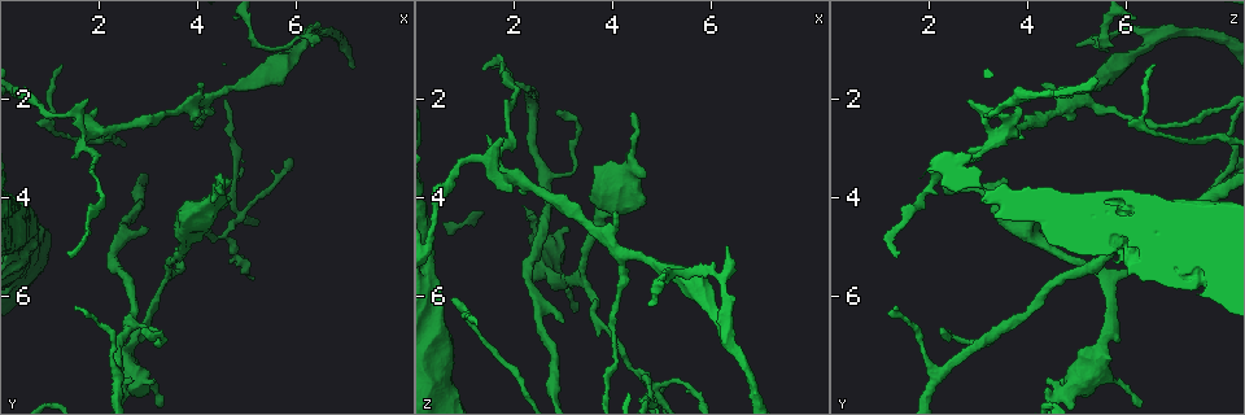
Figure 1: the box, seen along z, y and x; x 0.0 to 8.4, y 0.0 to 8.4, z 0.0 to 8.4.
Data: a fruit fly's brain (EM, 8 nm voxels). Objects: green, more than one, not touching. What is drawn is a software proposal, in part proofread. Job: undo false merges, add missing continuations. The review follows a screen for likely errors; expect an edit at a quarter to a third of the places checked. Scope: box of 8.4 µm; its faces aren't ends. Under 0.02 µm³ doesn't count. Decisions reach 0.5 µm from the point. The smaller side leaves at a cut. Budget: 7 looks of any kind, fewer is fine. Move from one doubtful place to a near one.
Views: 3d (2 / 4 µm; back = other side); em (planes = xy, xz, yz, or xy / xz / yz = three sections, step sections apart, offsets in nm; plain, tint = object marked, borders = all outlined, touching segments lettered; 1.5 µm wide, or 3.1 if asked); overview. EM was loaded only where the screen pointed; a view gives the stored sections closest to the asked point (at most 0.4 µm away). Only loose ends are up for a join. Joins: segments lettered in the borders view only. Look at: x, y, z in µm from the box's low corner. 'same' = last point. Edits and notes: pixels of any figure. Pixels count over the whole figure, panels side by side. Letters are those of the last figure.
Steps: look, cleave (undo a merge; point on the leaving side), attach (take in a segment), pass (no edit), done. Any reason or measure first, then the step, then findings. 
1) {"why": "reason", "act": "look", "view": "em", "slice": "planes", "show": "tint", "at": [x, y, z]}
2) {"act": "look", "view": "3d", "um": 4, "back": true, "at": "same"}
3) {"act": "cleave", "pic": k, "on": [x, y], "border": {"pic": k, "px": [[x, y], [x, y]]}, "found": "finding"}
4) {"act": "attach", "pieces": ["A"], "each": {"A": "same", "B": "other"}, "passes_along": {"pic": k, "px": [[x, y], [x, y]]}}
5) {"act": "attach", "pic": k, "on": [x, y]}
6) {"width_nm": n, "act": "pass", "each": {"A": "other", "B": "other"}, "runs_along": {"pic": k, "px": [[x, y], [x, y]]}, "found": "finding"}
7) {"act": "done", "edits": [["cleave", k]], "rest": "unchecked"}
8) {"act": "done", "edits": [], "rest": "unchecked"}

{"why": "thick turns thin", "act": "look", "view": "em", "slice": "planes", "show": "plain", "at": [4.35, 3.85, 3.25]}

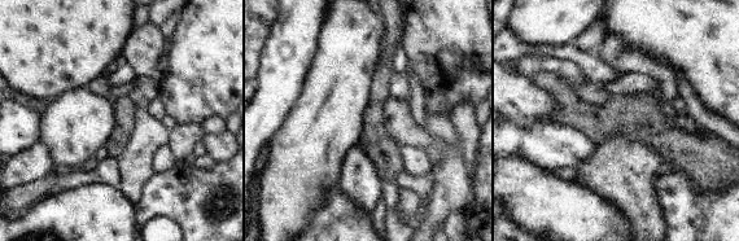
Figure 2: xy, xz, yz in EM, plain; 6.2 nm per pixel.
{"act": "look", "view": "em", "slice": "planes", "show": "tint", "at": "same"}

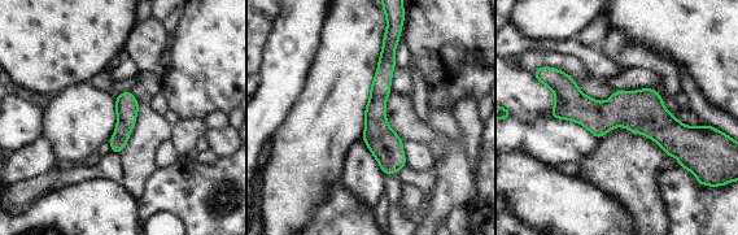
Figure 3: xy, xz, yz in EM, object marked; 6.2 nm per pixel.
{"act": "look", "view": "em", "slice": "planes", "show": "borders", "at": "same"}

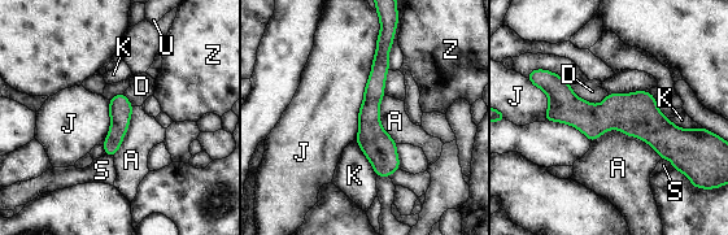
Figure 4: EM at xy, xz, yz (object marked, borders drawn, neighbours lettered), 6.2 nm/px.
{"longest_contact_nm": ["J", 700], "act": "pass", "each": {"A": "other", "D": "other", "J": "other", "K": "other", "S": "other", "U": "other", "Z": "other"}, "border": {"pic": 4, "px": [[380, 30], [354, 138]]}, "found": "one neuron here"}

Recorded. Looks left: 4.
{"why": "thin neck", "act": "look", "view": "em", "slice": "xz", "step": 8, "show": "tint", "at": [3.30, 2.30, 4.35]}

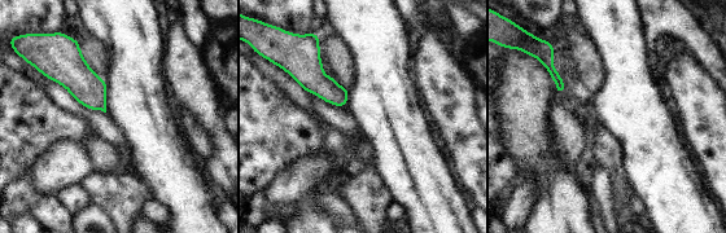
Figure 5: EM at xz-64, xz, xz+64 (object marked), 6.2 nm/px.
{"act": "look", "view": "em", "slice": "planes", "show": "tint", "at": "same"}

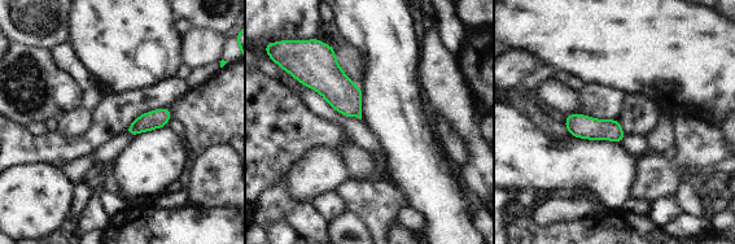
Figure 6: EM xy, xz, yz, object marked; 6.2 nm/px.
{"act": "look", "view": "em", "slice": "planes", "show": "borders", "at": "same"}

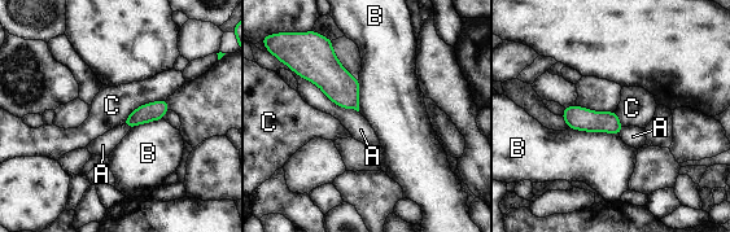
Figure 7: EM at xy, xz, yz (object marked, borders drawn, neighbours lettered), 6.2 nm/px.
{"width_nm": 150, "act": "pass", "each": {"A": "other", "B": "other", "C": "other"}, "border": {"pic": 7, "px": [[568, 126], [576, 130], [619, 135]]}, "found": "all the same neuron"}

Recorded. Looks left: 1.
{"act": "done", "edits": [], "rest": "unchecked"}

